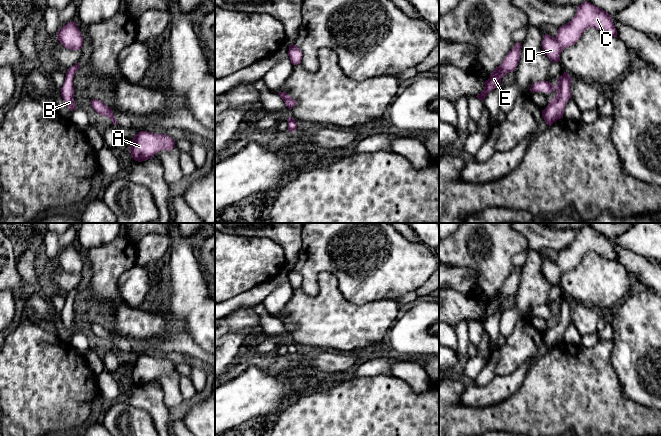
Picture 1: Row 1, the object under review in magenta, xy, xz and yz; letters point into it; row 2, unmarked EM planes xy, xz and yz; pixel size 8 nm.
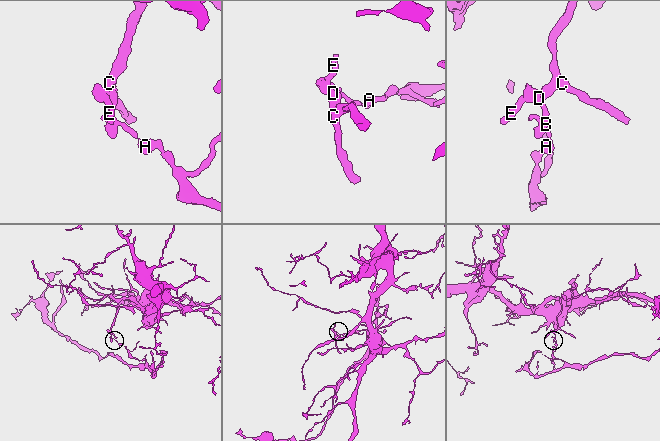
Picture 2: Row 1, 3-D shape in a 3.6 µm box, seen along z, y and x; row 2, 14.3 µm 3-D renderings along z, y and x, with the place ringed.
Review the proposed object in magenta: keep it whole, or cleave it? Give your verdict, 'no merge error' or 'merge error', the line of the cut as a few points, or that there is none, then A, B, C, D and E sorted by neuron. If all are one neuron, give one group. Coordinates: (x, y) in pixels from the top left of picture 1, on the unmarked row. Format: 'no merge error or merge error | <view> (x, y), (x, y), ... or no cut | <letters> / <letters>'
no merge error | no cut | A B C D E

